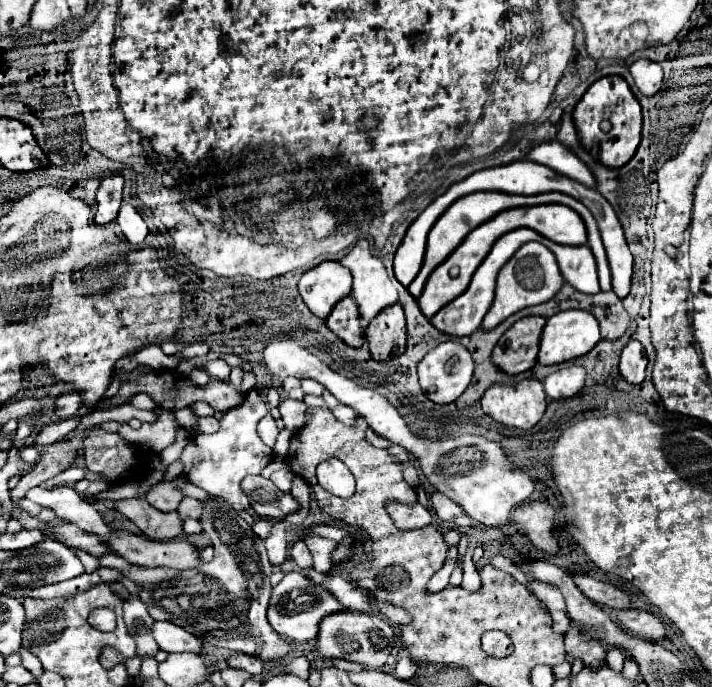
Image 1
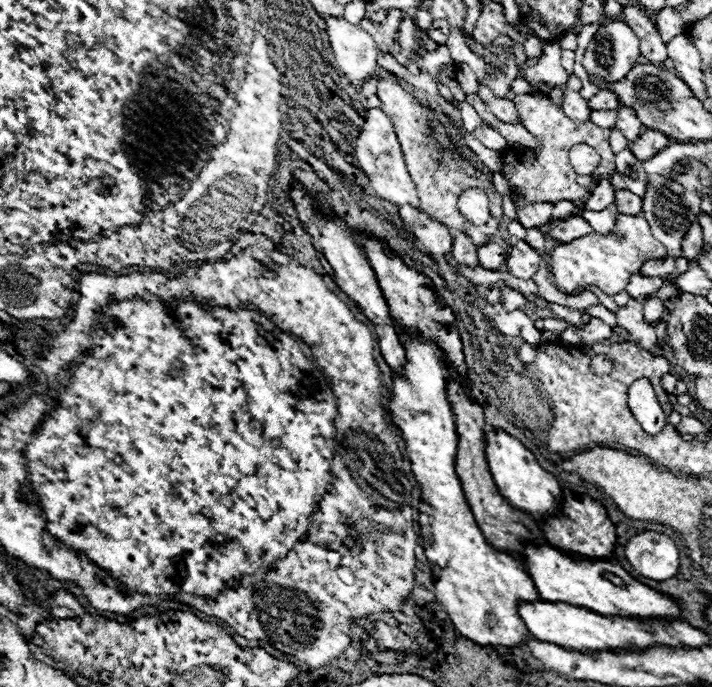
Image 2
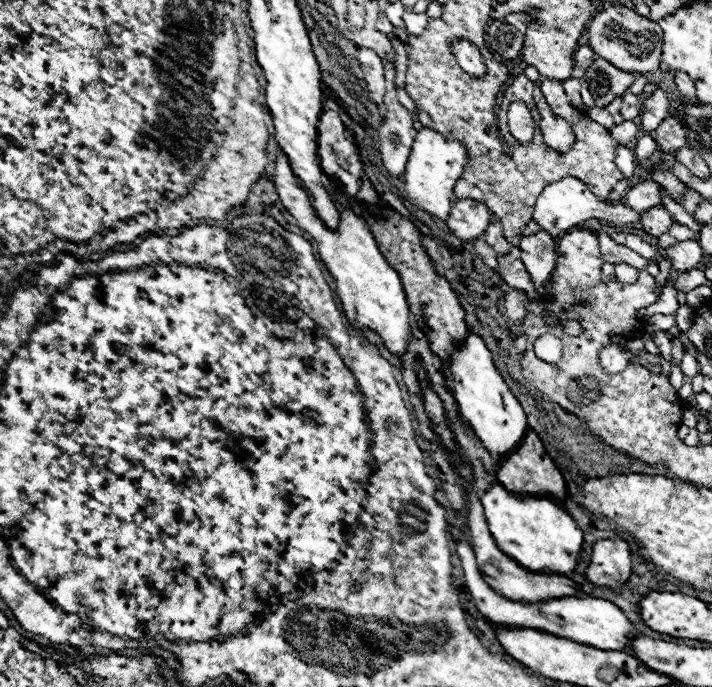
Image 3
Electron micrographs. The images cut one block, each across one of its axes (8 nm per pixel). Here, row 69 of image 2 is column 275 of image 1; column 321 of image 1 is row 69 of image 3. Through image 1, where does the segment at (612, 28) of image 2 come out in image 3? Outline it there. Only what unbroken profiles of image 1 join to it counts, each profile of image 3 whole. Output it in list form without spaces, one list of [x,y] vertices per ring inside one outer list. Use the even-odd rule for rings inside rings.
[[[598,56],[592,62],[592,68],[588,68],[584,78],[582,78],[582,102],[584,102],[584,106],[604,108],[614,98],[622,96],[632,86],[636,76],[638,74],[624,72],[624,70],[616,68],[614,64],[610,64],[608,60]]]

